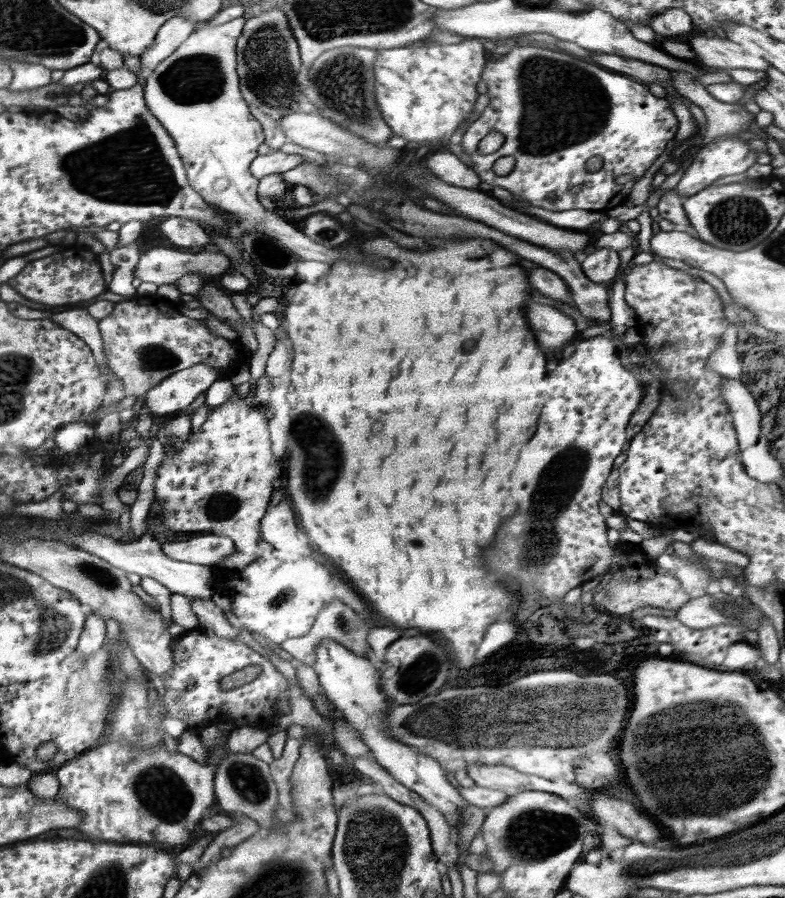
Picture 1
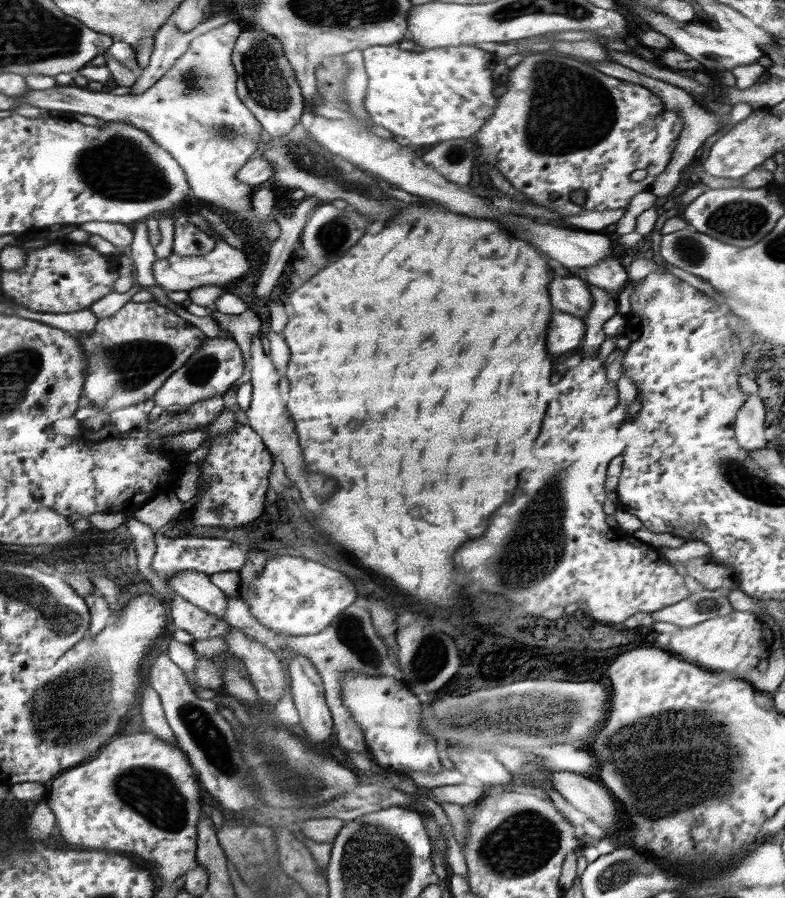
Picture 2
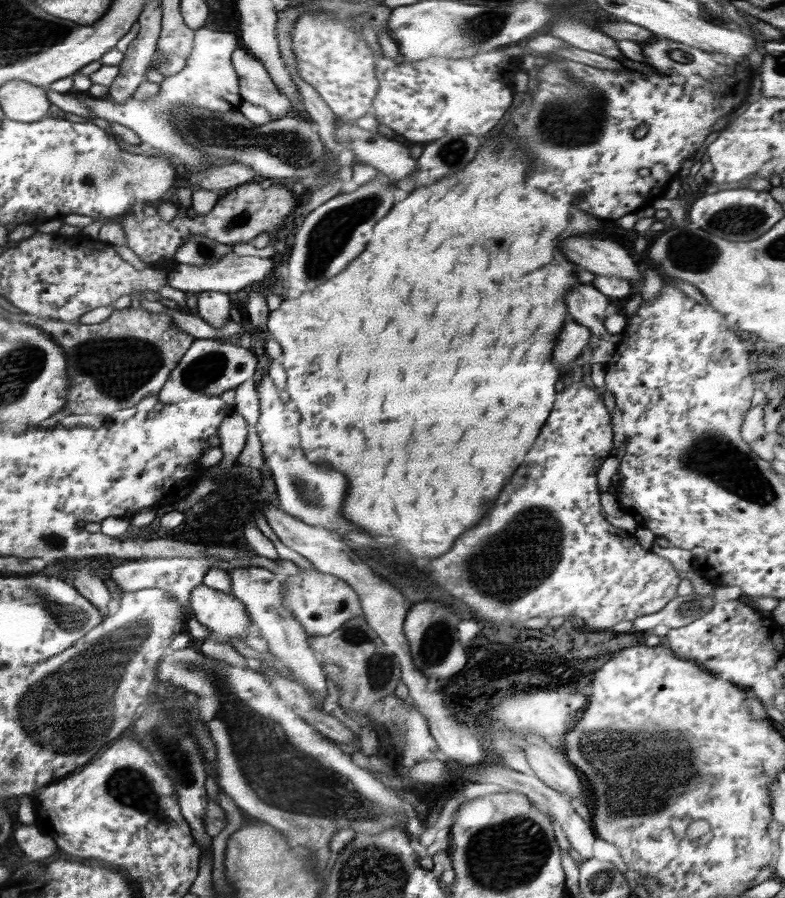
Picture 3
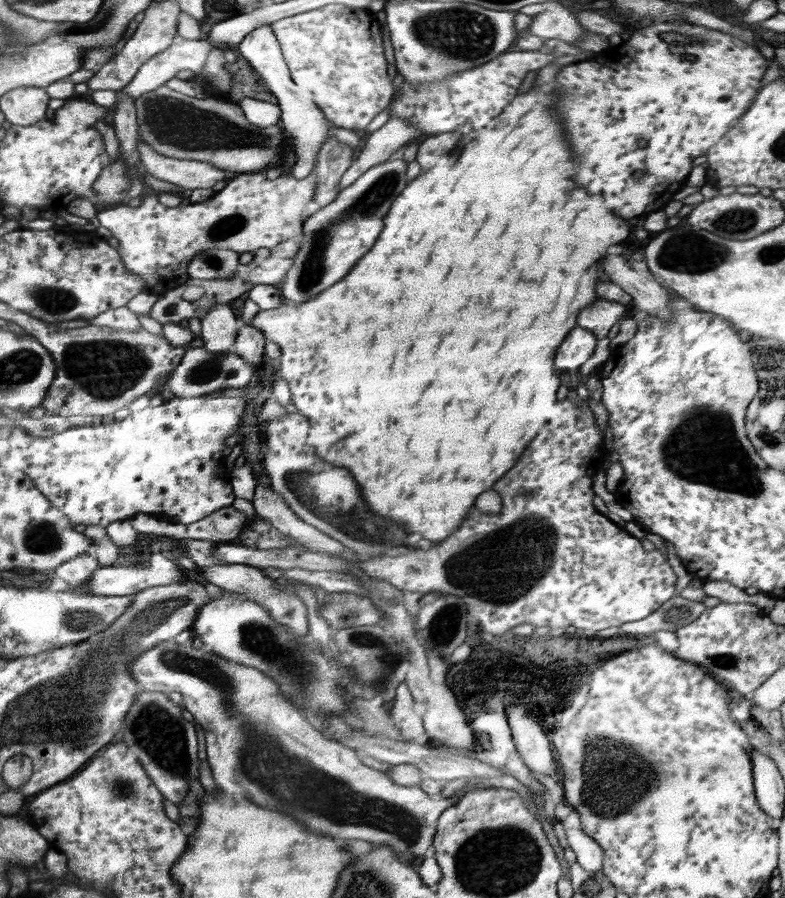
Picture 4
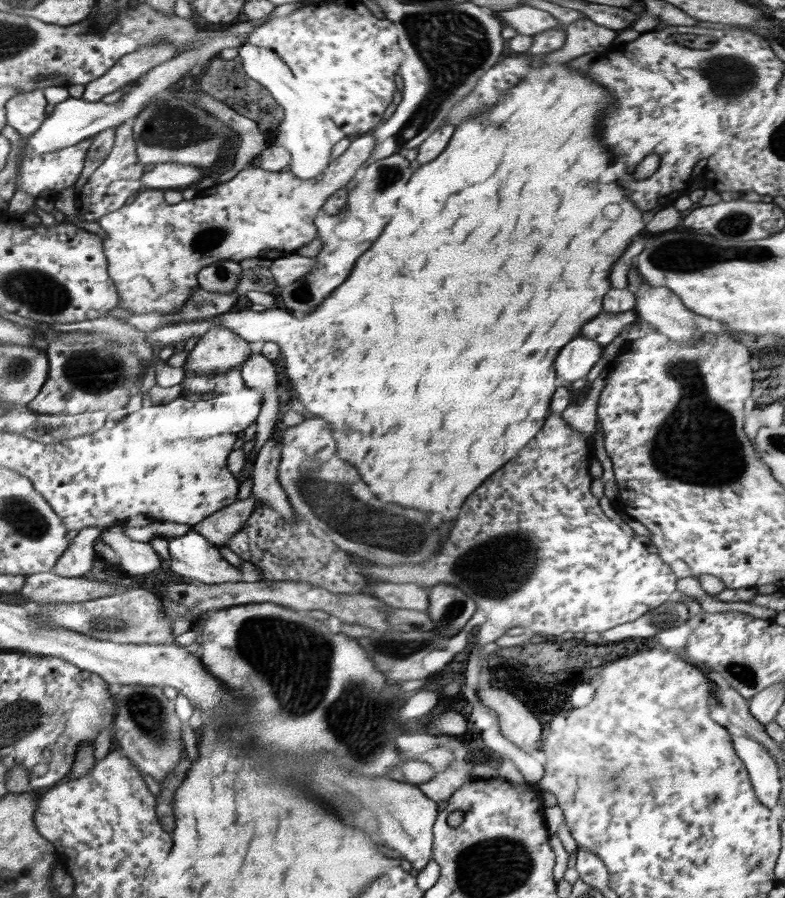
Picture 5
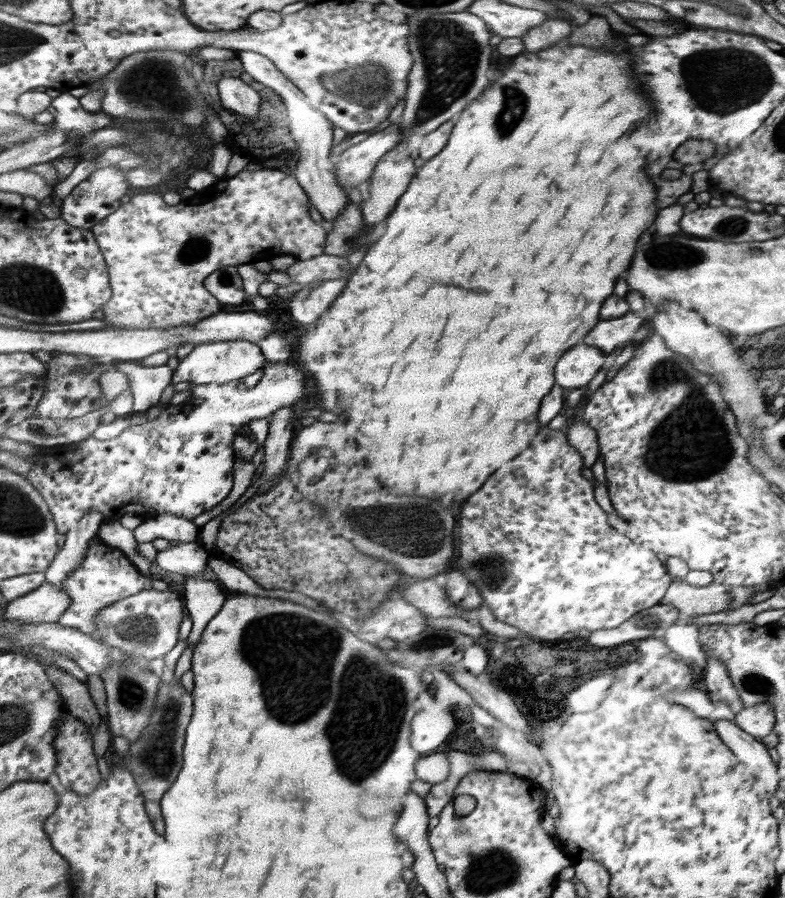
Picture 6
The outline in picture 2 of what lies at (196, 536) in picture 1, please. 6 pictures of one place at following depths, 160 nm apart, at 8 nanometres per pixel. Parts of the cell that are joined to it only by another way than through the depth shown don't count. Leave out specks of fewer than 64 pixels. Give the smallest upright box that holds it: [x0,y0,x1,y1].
[152,534,247,583]

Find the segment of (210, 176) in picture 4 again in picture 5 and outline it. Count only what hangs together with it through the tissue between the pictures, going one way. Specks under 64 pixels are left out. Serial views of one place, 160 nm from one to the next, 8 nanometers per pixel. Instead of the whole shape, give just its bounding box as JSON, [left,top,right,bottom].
[141,162,202,189]

